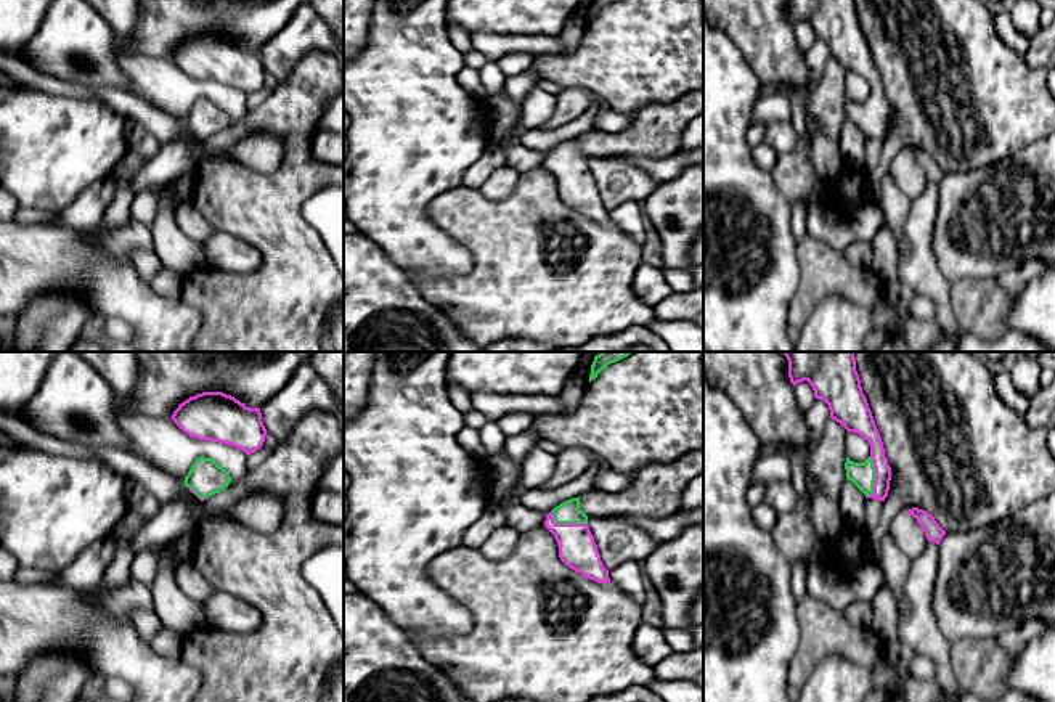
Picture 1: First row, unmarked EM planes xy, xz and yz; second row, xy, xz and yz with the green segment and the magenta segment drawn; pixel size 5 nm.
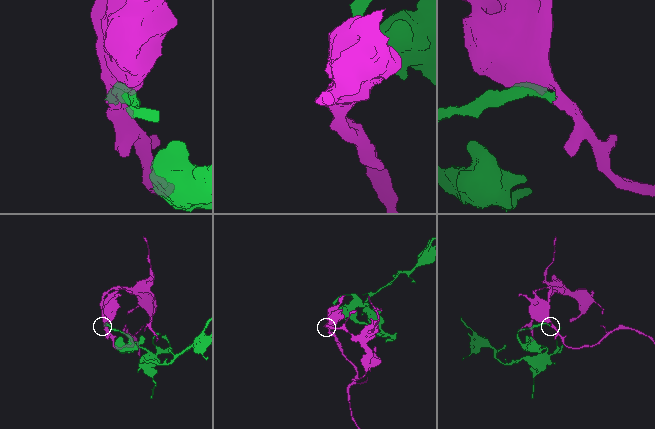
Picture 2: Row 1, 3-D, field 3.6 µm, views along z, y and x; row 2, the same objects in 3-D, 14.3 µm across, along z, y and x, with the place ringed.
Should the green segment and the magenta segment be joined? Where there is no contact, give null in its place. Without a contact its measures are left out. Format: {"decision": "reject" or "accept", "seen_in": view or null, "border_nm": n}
{"decision": "accept", "seen_in": "xz", "border_nm": 200}

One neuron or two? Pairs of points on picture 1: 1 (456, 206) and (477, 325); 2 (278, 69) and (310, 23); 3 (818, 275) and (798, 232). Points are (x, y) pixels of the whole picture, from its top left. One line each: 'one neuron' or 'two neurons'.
1: one neuron
2: one neuron
3: two neurons

